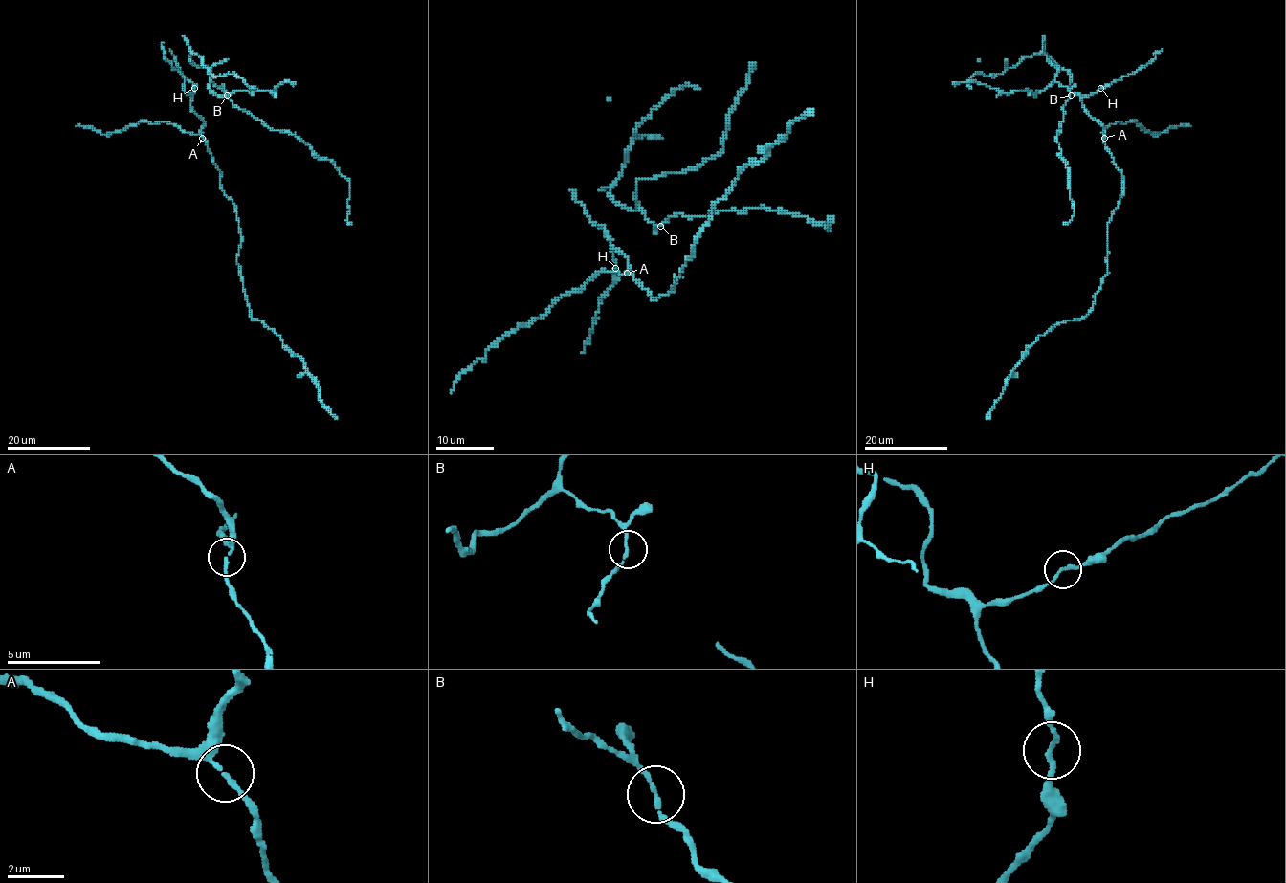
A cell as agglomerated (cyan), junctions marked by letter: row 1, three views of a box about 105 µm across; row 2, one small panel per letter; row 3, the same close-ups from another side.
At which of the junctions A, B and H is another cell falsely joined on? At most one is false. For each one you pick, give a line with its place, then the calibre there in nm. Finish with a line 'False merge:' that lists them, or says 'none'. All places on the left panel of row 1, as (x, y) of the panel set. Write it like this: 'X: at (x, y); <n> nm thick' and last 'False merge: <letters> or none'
False merge: none

